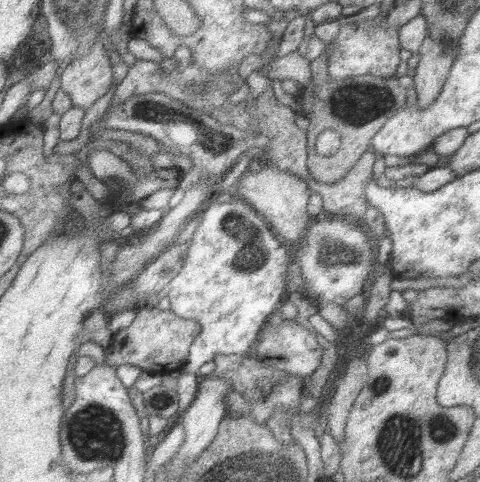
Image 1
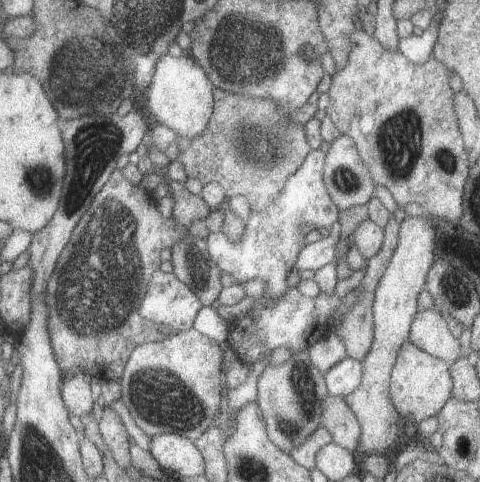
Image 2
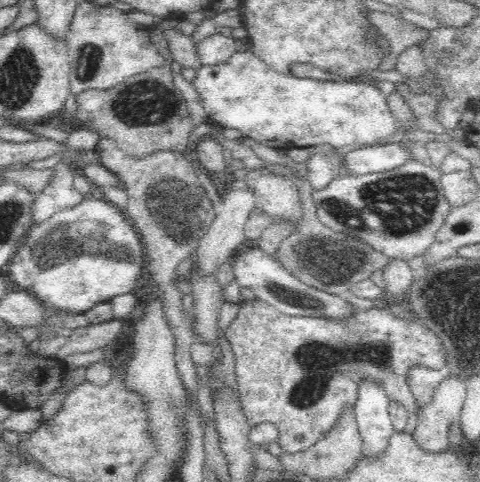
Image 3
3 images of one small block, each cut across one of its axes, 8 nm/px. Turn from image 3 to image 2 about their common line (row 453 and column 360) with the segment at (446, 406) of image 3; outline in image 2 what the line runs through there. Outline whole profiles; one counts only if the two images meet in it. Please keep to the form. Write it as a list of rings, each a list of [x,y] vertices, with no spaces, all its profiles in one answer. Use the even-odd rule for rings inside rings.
[[[335,396],[325,398],[325,412],[323,412],[323,426],[333,434],[333,442],[347,448],[351,454],[361,444],[361,424],[353,410]]]

